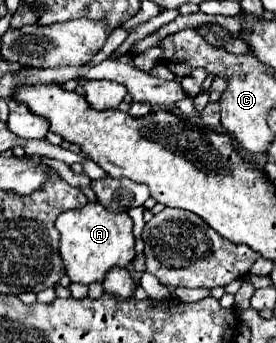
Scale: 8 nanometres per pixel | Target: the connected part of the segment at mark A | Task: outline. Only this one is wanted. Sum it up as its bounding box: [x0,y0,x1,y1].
[56,203,136,283]

